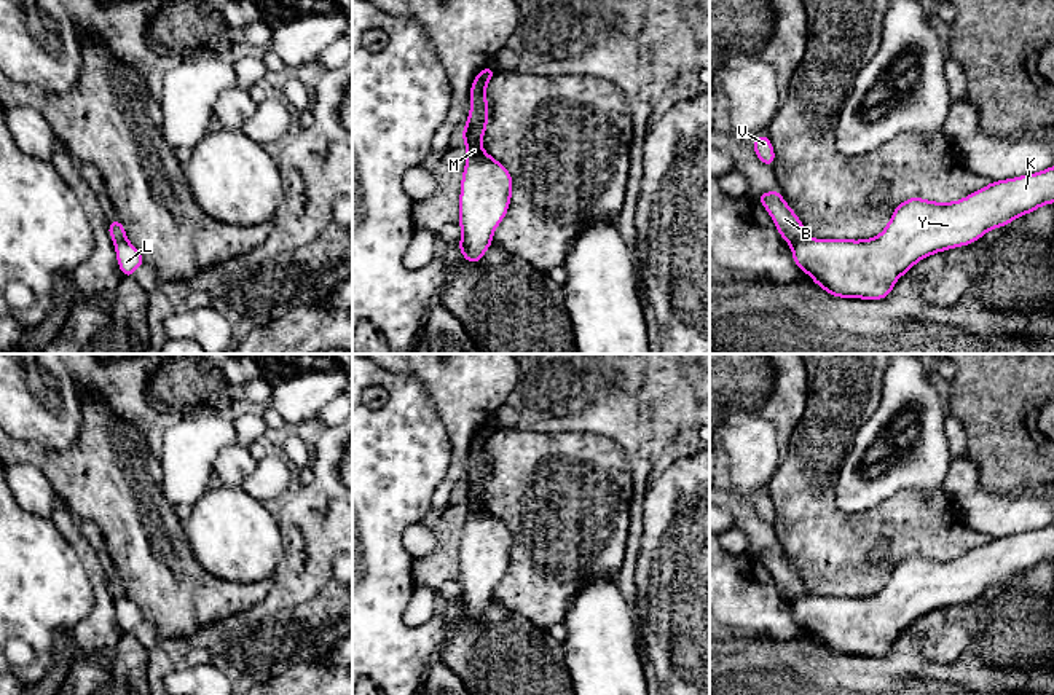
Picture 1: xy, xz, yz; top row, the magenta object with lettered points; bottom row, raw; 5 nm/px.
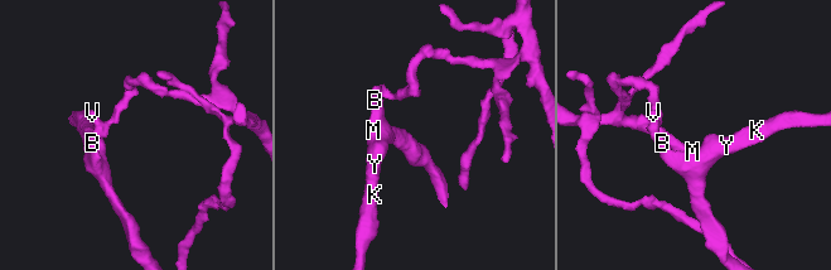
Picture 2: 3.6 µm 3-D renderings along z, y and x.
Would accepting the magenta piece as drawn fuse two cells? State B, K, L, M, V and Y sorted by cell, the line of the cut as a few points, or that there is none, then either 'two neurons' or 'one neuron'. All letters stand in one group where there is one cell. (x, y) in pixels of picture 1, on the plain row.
groups B V / K L M Y; cut yz (806, 593), (790, 600); two neurons

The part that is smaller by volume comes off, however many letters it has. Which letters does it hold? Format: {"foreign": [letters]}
{"foreign": ["B", "V"]}

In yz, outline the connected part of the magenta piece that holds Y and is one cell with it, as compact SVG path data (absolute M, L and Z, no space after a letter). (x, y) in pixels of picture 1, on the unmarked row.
M1054 523L1036 531L990 539L960 558L934 560L917 553L906 556L895 566L887 585L872 596L805 595L789 603L794 620L832 654L883 657L895 639L925 614L973 601L987 588L1052 560Z

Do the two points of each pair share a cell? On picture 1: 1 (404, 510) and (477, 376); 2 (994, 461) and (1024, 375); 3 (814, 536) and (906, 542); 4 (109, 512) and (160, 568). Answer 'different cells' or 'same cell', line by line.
1: different cells
2: same cell
3: same cell
4: same cell

